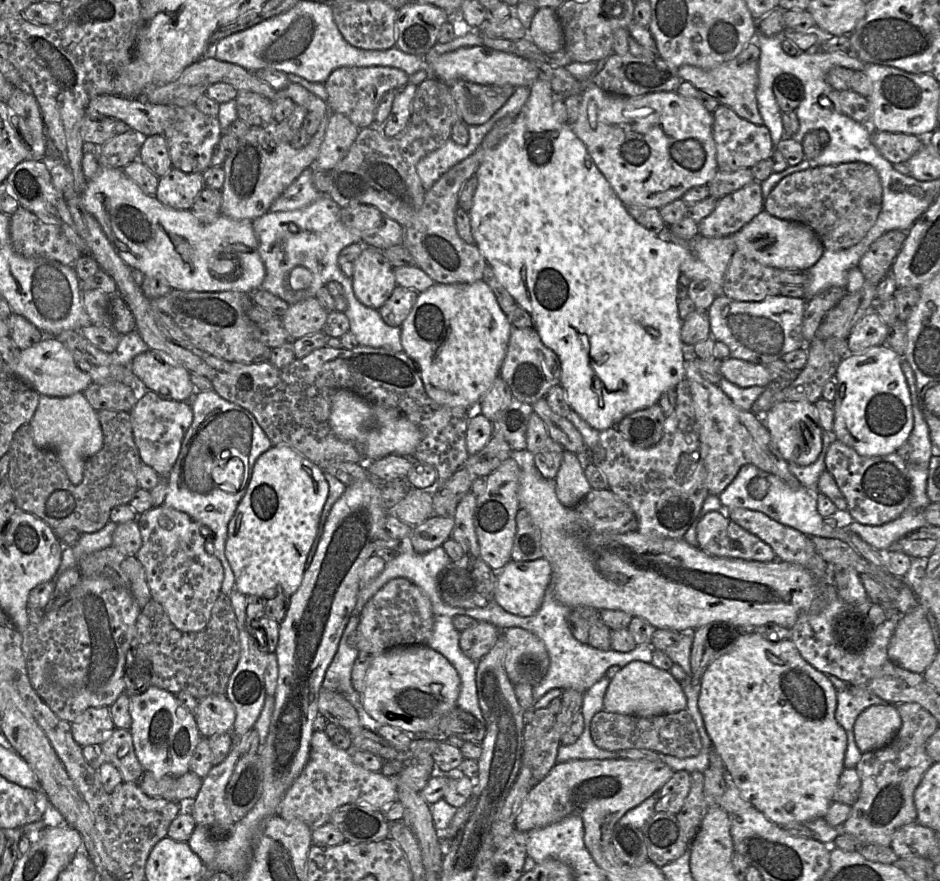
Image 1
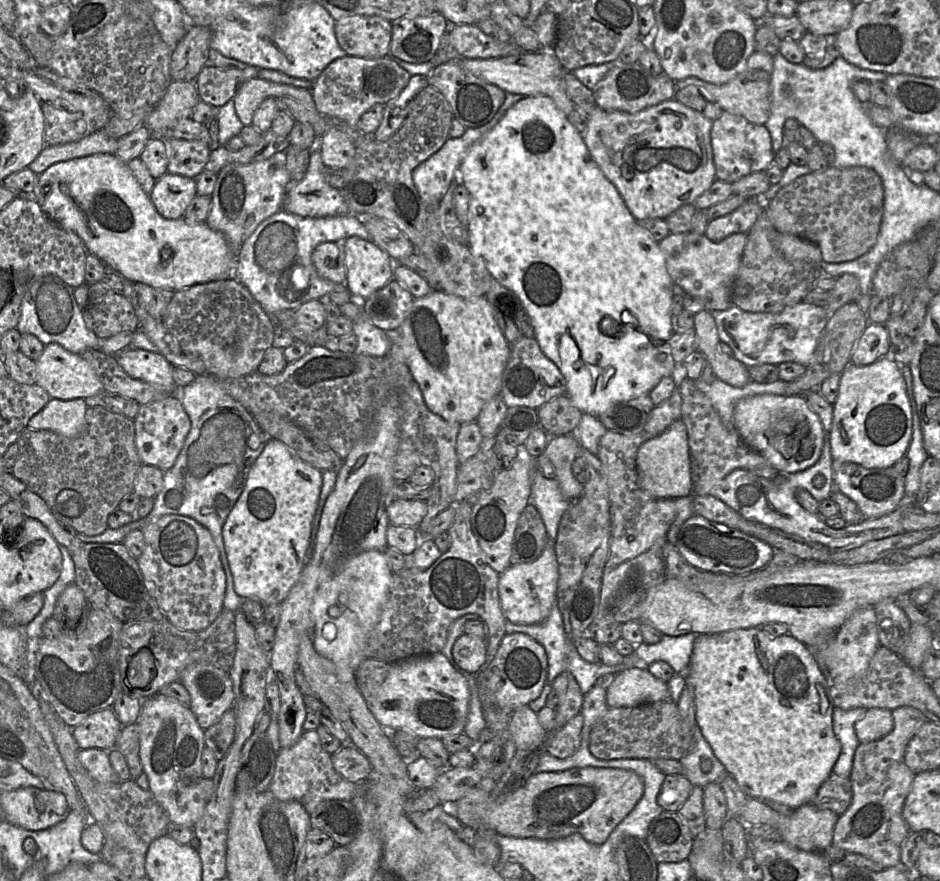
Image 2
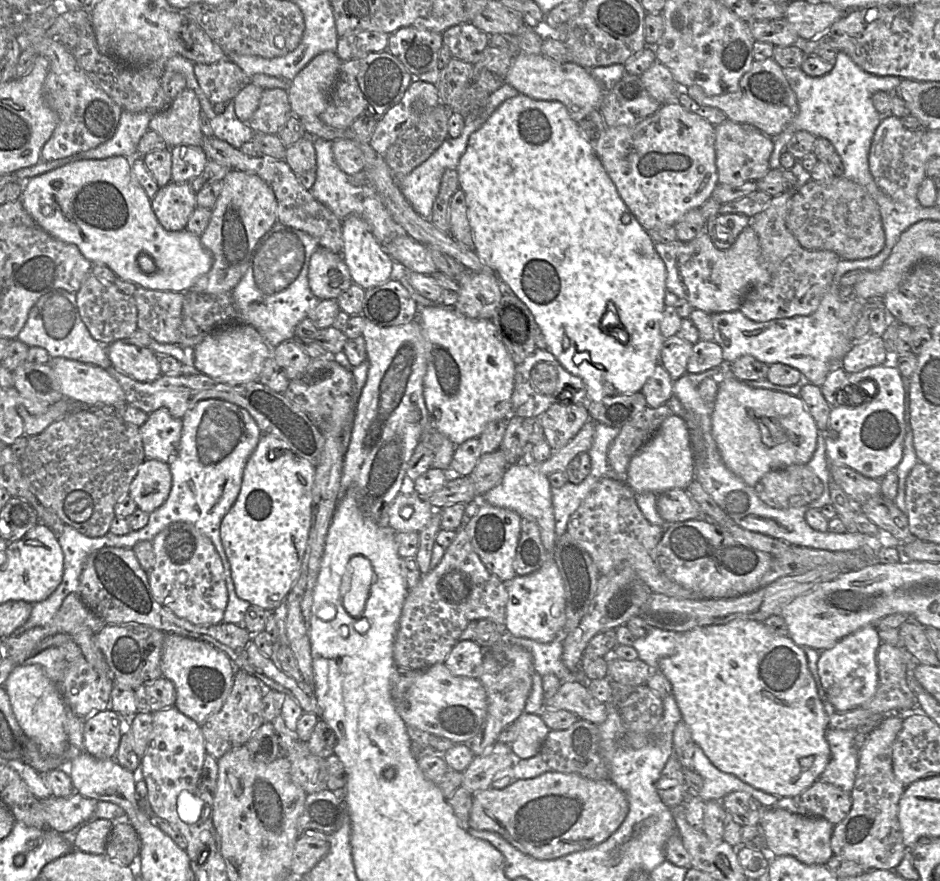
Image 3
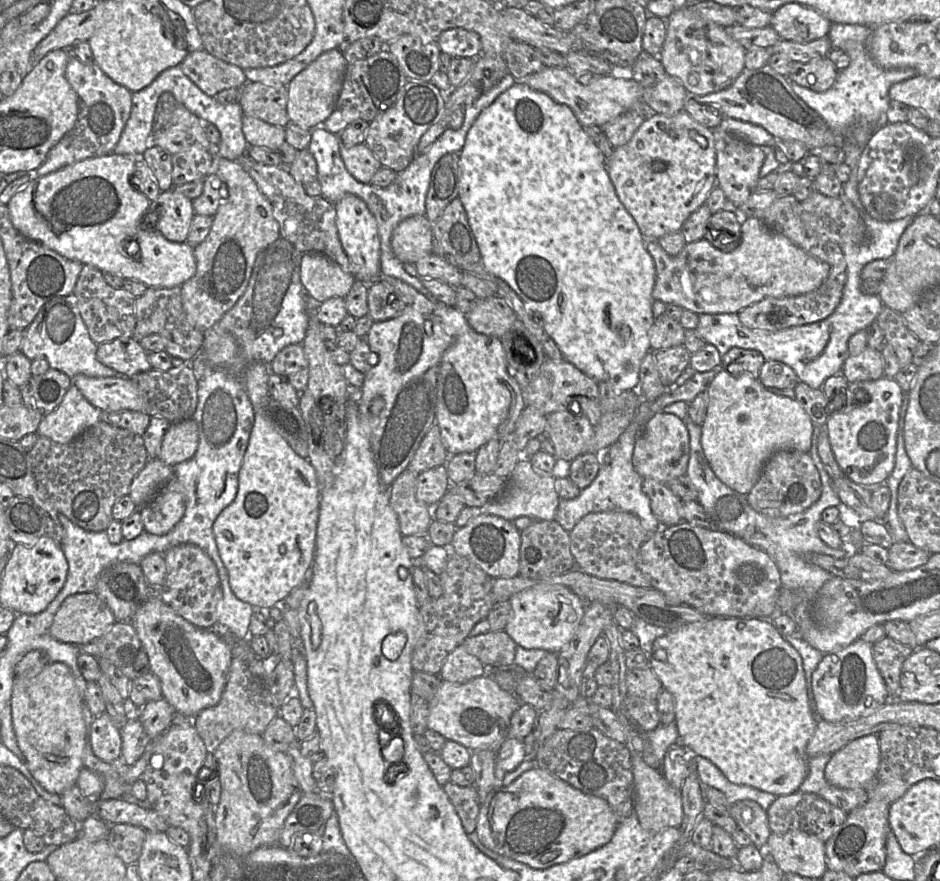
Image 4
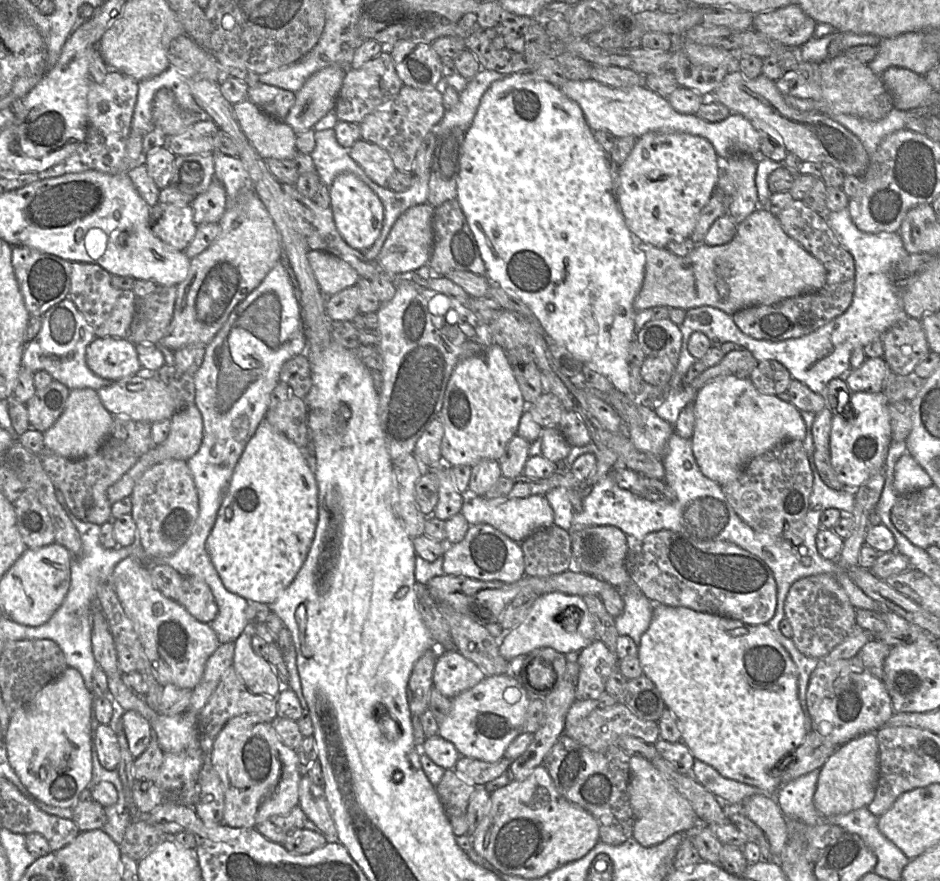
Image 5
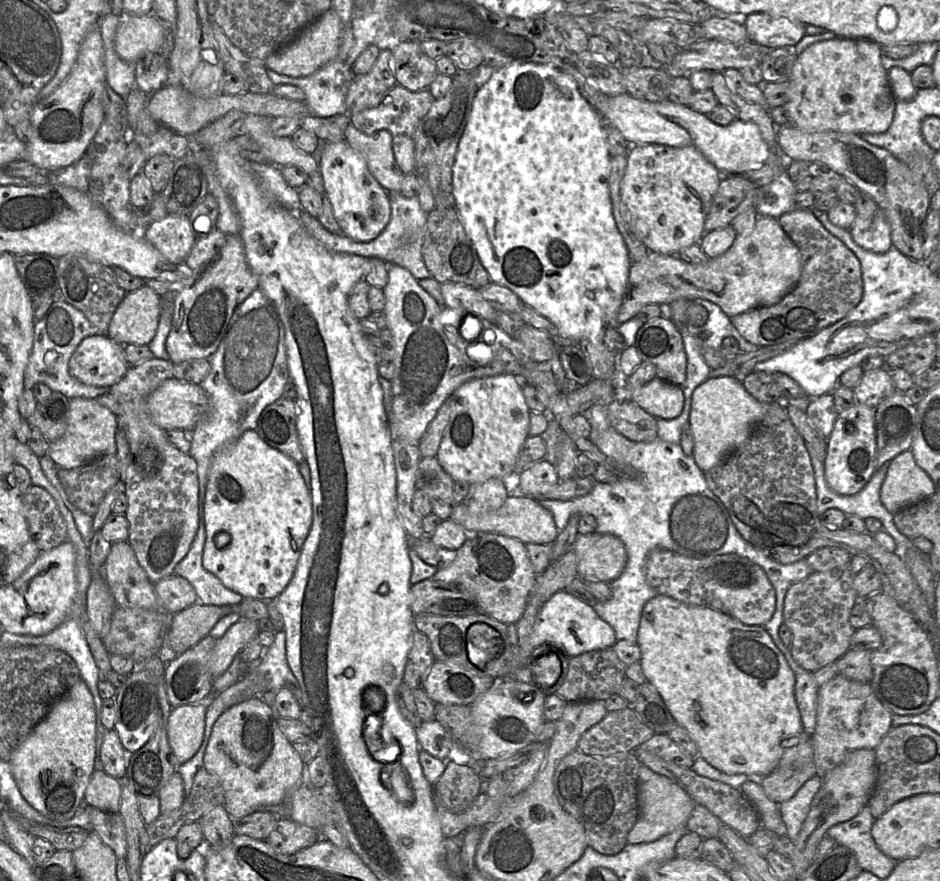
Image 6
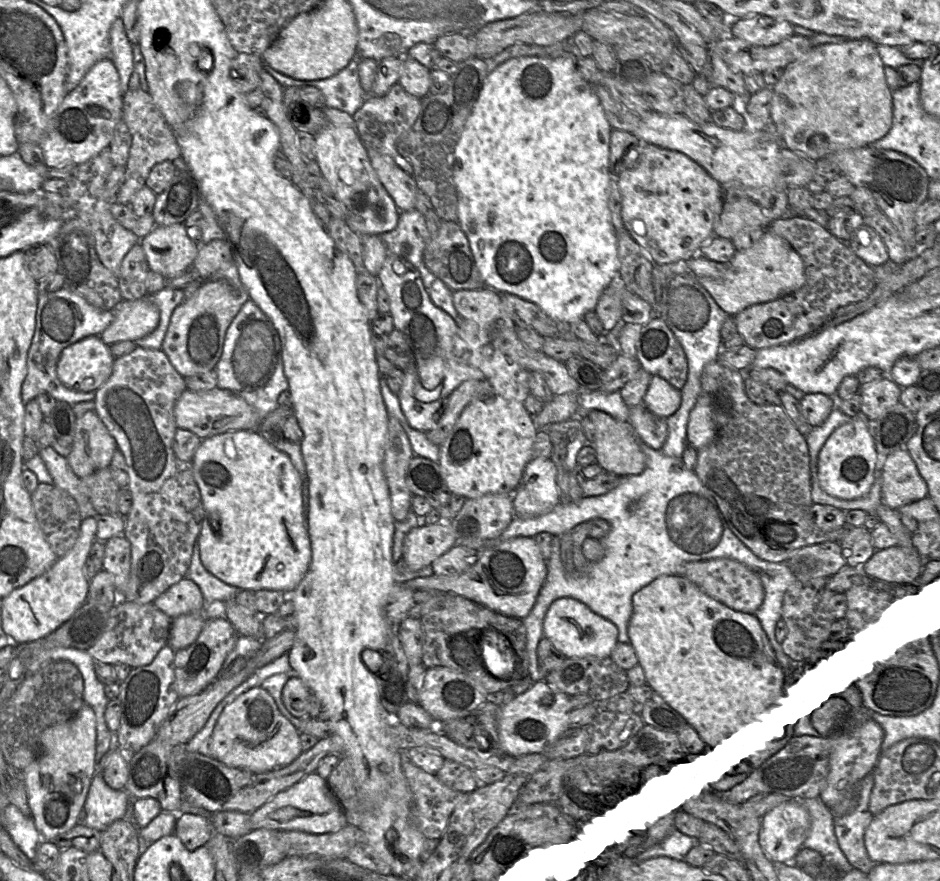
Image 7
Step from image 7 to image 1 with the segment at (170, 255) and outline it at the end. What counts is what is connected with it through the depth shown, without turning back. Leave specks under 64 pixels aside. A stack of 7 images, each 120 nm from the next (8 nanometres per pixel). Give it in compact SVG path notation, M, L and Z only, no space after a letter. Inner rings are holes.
M172 167L169 172L159 177L154 196L170 208L191 209L194 198L202 188L202 173L186 173Z

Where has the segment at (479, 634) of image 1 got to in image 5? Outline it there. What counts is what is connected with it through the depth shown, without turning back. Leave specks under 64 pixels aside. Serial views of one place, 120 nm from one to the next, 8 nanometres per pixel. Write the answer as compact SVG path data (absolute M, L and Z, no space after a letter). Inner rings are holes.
M458 650L442 651L436 659L433 686L448 698L454 698L486 678L486 674Z

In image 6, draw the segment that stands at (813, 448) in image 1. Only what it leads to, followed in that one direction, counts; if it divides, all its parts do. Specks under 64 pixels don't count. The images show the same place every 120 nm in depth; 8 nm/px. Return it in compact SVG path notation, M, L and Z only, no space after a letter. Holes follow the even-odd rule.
M724 376L708 378L692 395L689 423L694 440L694 461L700 470L706 472L742 445L758 424L773 426L785 419L789 419L786 407L756 400L740 380Z

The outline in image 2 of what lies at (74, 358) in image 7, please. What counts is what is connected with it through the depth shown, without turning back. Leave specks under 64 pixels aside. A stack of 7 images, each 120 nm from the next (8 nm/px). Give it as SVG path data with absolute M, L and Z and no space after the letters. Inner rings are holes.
M128 347L120 351L118 354L116 354L116 359L119 365L123 368L123 370L132 378L139 379L146 383L152 384L156 386L158 389L162 389L165 391L175 391L176 389L182 389L177 388L175 385L175 381L173 378L174 366L158 351L151 352L149 350Z

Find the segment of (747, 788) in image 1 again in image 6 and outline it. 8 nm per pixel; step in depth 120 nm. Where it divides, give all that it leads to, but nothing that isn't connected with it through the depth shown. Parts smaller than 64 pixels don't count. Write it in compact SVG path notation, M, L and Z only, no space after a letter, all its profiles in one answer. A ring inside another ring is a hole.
M658 594L643 607L636 644L640 649L639 662L646 680L657 689L677 725L685 728L696 743L699 756L716 769L726 774L750 775L759 780L761 777L770 774L778 766L784 748L804 733L801 714L794 694L795 675L784 655L763 626L746 625L738 619L712 608L687 605L666 595Z

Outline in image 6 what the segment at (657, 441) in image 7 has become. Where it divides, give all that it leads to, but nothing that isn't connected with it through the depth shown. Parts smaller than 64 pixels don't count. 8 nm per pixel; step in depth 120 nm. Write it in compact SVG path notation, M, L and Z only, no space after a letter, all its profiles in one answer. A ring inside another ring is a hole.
M630 399L610 403L607 418L611 427L631 441L651 442L658 438L657 418Z

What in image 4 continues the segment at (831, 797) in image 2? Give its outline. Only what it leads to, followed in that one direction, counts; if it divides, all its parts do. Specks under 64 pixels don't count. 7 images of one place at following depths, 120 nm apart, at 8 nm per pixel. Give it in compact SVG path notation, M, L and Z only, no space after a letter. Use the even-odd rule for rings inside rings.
M796 791L789 795L778 796L767 809L767 817L771 833L782 835L799 830L826 842L845 822L847 814L816 794Z

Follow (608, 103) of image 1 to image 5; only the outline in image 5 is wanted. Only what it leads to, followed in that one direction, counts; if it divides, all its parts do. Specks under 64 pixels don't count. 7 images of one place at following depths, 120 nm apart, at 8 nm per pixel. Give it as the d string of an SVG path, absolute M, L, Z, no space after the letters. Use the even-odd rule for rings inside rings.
M657 132L641 136L619 167L617 201L630 232L660 248L670 241L690 238L701 210L716 188L721 169L722 161L715 148L703 137Z

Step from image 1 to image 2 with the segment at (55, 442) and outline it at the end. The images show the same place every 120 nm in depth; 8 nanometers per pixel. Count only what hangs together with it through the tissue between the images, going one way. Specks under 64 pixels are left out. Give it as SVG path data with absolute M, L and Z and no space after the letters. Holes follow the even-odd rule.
M51 398L28 422L33 430L51 430L66 437L76 437L84 431L88 406L83 398L62 400Z

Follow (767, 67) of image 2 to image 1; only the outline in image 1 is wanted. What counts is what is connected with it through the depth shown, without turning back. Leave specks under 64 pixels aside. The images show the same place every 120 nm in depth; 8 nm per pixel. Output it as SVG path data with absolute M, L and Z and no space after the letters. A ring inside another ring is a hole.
M751 41L739 55L728 62L712 69L682 65L677 69L678 76L682 81L689 82L695 86L701 95L705 93L715 98L719 104L730 107L741 118L756 125L763 125L763 119L760 115L756 99L759 58L760 48L755 41Z

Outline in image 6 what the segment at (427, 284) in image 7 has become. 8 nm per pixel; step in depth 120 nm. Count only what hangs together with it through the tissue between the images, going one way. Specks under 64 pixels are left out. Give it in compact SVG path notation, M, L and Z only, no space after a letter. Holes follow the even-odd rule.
M388 192L388 197L391 206L390 221L380 235L369 242L359 242L343 234L335 235L329 232L321 225L318 218L309 215L301 206L298 216L307 232L332 252L380 258L388 264L404 267L416 280L433 278L421 254L429 213L422 210L418 196L407 198L400 192Z

